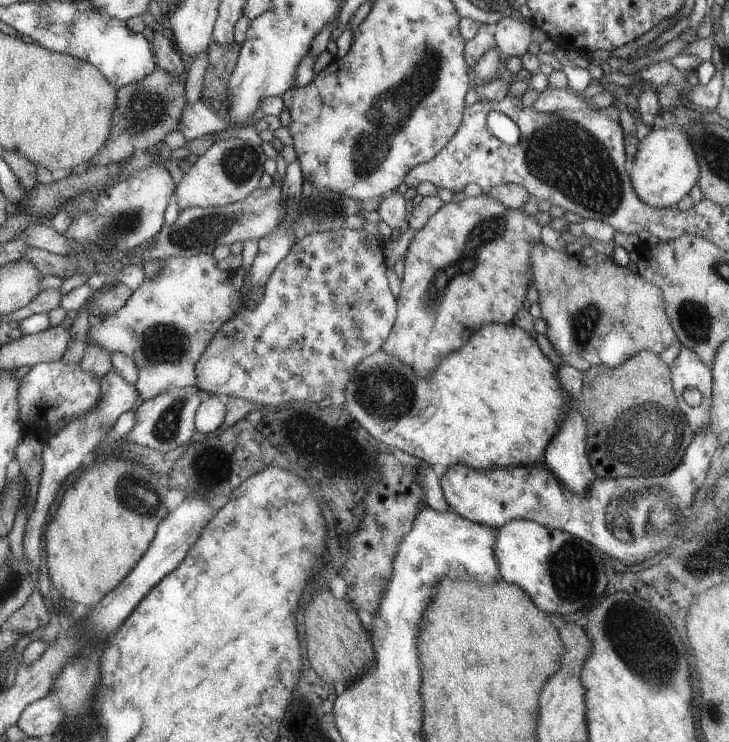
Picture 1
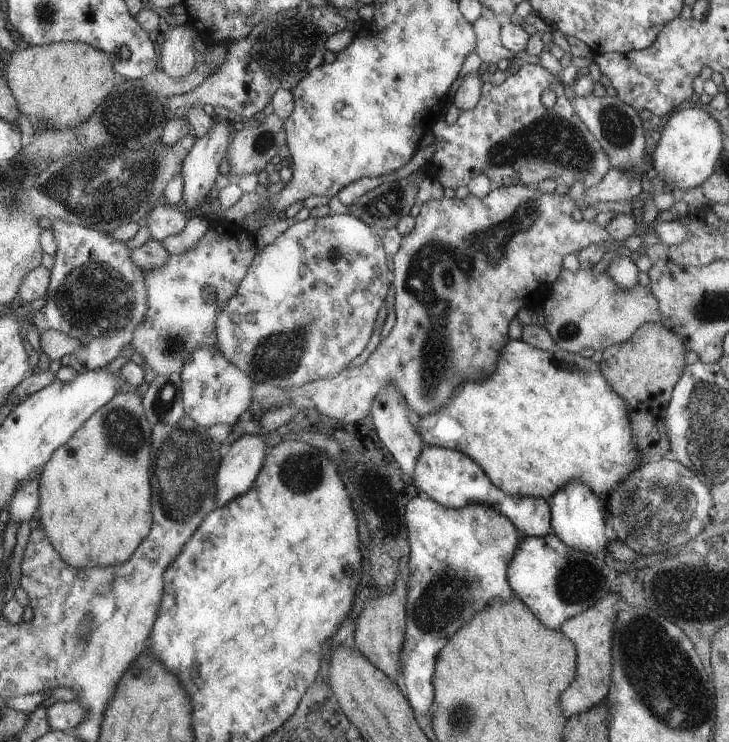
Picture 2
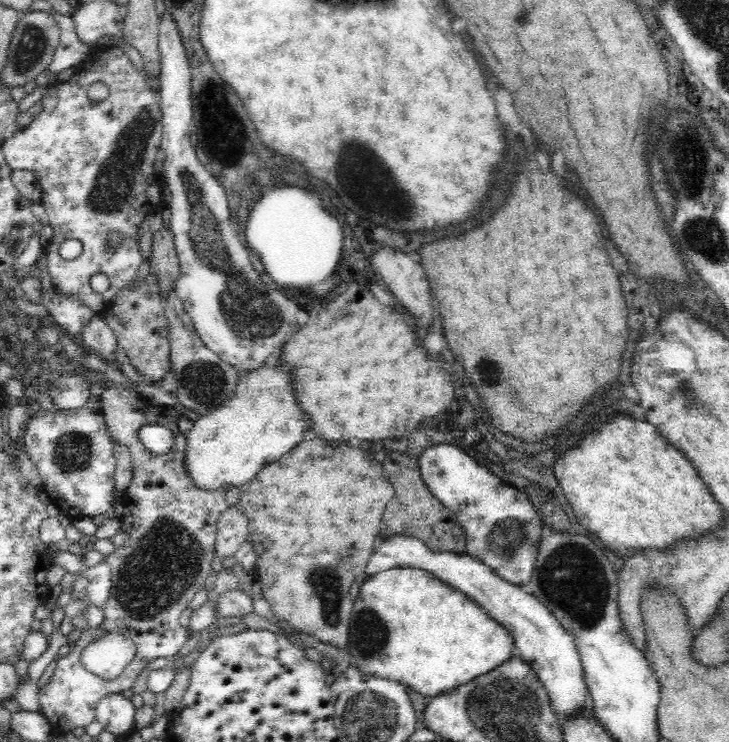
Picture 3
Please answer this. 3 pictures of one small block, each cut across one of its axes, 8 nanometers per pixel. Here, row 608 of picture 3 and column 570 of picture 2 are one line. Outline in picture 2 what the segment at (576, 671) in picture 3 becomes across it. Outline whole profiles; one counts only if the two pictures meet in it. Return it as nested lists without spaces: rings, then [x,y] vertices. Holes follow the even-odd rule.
[[[569,482],[565,486],[561,486],[559,490],[551,494],[547,498],[549,506],[551,506],[551,530],[549,534],[553,534],[560,539],[565,546],[574,548],[575,550],[595,555],[603,555],[607,540],[603,536],[603,512],[601,512],[601,504],[595,498],[595,492],[589,488],[589,484],[585,482]]]

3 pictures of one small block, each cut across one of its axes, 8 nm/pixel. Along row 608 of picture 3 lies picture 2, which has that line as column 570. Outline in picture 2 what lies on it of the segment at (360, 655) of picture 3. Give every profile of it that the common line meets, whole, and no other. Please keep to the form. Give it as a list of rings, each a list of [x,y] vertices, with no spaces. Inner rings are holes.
[[[520,339],[509,340],[509,343],[500,354],[499,361],[496,363],[496,370],[493,370],[489,377],[483,378],[481,382],[465,380],[463,384],[456,387],[456,390],[453,390],[452,397],[449,398],[448,402],[445,402],[444,406],[441,406],[432,414],[419,416],[415,432],[419,434],[421,440],[427,446],[441,447],[445,448],[445,450],[458,450],[461,451],[461,454],[468,455],[488,475],[488,478],[495,486],[509,495],[539,496],[547,499],[561,486],[575,481],[585,482],[585,484],[589,484],[589,488],[593,492],[601,494],[602,497],[607,497],[624,480],[625,476],[628,476],[641,464],[639,452],[636,451],[635,444],[632,442],[631,420],[628,419],[625,402],[608,386],[608,382],[604,379],[603,372],[600,371],[597,363],[591,362],[590,358],[582,358],[578,354],[537,349]]]

